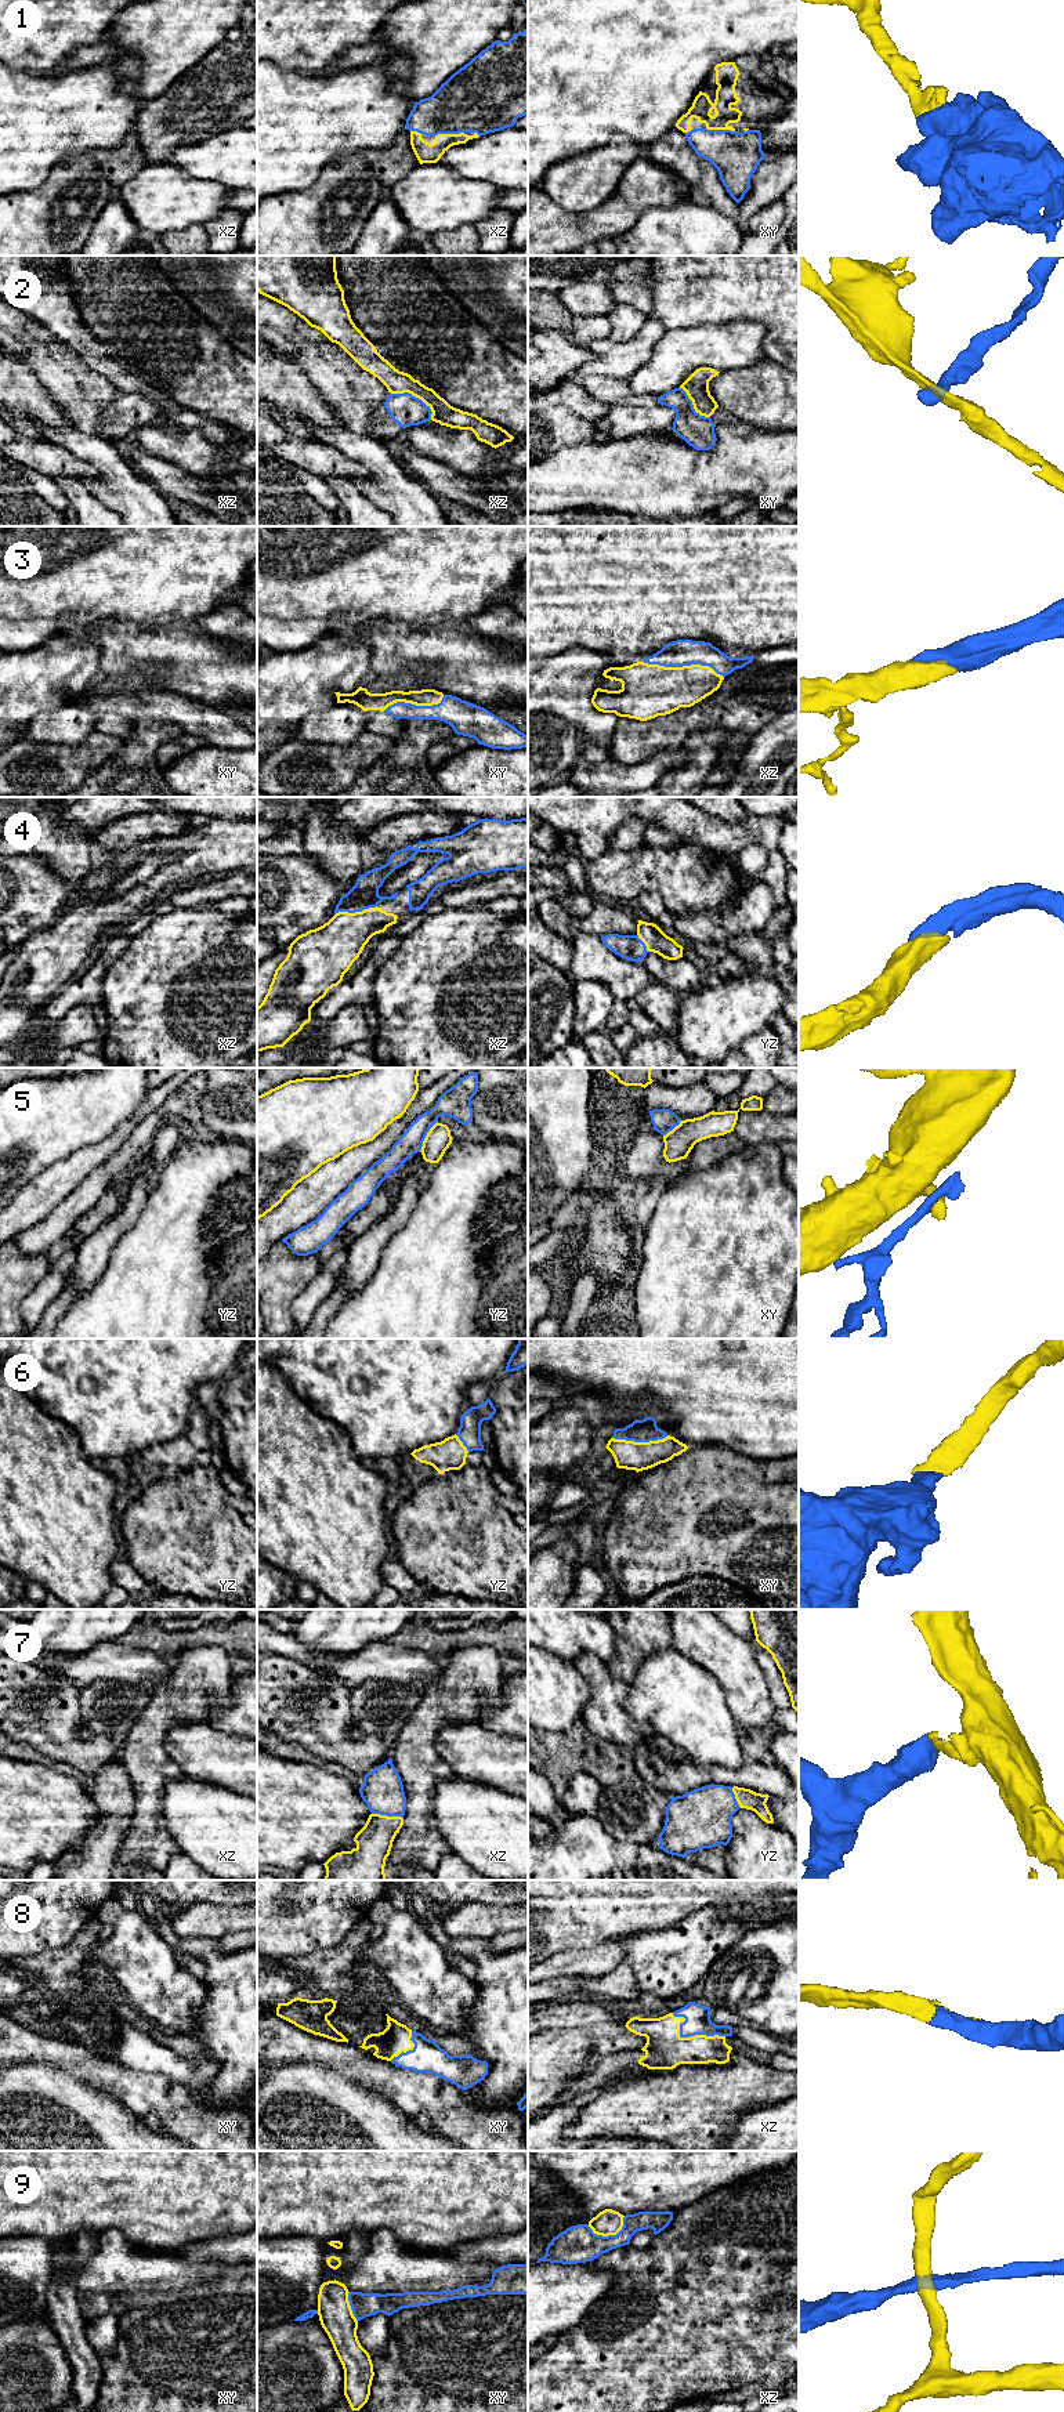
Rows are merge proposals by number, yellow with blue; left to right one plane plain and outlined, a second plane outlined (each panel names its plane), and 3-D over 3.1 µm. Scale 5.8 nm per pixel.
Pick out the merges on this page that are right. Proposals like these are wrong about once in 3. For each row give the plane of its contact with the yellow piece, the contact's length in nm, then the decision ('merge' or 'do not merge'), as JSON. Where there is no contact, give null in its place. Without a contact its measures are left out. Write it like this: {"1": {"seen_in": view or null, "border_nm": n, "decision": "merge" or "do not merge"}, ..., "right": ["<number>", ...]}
{"1": {"seen_in": "xz", "border_nm": 170, "decision": "merge"}, "2": {"seen_in": "xz", "border_nm": 280, "decision": "do not merge"}, "3": {"seen_in": "xz", "border_nm": 480, "decision": "merge"}, "4": {"seen_in": "xz", "border_nm": 260, "decision": "merge"}, "5": {"seen_in": "yz", "border_nm": 200, "decision": "do not merge"}, "6": {"seen_in": "xy", "border_nm": 320, "decision": "merge"}, "7": {"seen_in": "xz", "border_nm": 190, "decision": "merge"}, "8": {"seen_in": "xz", "border_nm": 340, "decision": "merge"}, "9": {"seen_in": "xz", "border_nm": 240, "decision": "do not merge"}, "right": ["1", "3", "4", "6", "7", "8"]}

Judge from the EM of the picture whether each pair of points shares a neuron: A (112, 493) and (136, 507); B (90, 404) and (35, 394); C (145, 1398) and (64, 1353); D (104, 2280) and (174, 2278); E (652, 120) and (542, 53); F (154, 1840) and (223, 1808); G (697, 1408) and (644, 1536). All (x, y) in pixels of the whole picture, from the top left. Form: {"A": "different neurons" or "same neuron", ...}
{"A": "same neuron", "B": "different neurons", "C": "same neuron", "D": "same neuron", "E": "same neuron", "F": "different neurons", "G": "different neurons"}

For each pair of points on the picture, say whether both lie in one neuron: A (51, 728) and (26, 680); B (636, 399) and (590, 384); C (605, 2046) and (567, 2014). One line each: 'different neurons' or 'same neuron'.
A: different neurons
B: same neuron
C: same neuron

